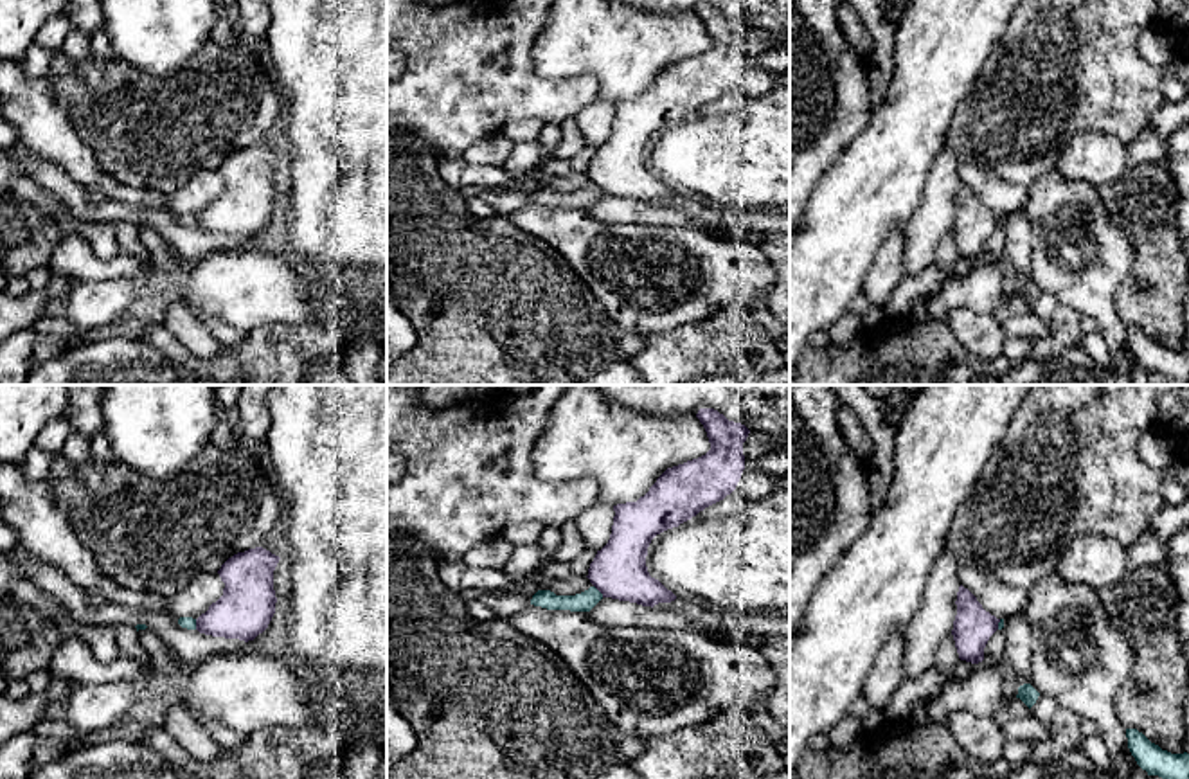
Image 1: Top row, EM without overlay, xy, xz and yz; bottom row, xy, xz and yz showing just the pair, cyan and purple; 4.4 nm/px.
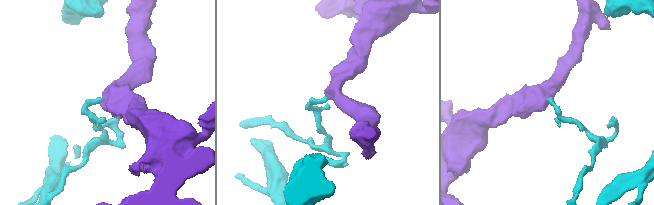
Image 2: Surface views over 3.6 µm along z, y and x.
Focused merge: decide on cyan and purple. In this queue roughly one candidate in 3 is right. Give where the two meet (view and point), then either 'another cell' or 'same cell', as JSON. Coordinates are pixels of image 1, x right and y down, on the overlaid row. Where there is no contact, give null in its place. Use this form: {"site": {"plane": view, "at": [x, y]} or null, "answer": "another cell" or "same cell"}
{"site": {"plane": "xz", "at": [598, 590]}, "answer": "another cell"}

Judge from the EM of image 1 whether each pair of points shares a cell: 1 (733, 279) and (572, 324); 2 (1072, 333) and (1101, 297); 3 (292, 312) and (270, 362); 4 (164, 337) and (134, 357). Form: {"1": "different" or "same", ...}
{"1": "different", "2": "different", "3": "different", "4": "different"}

